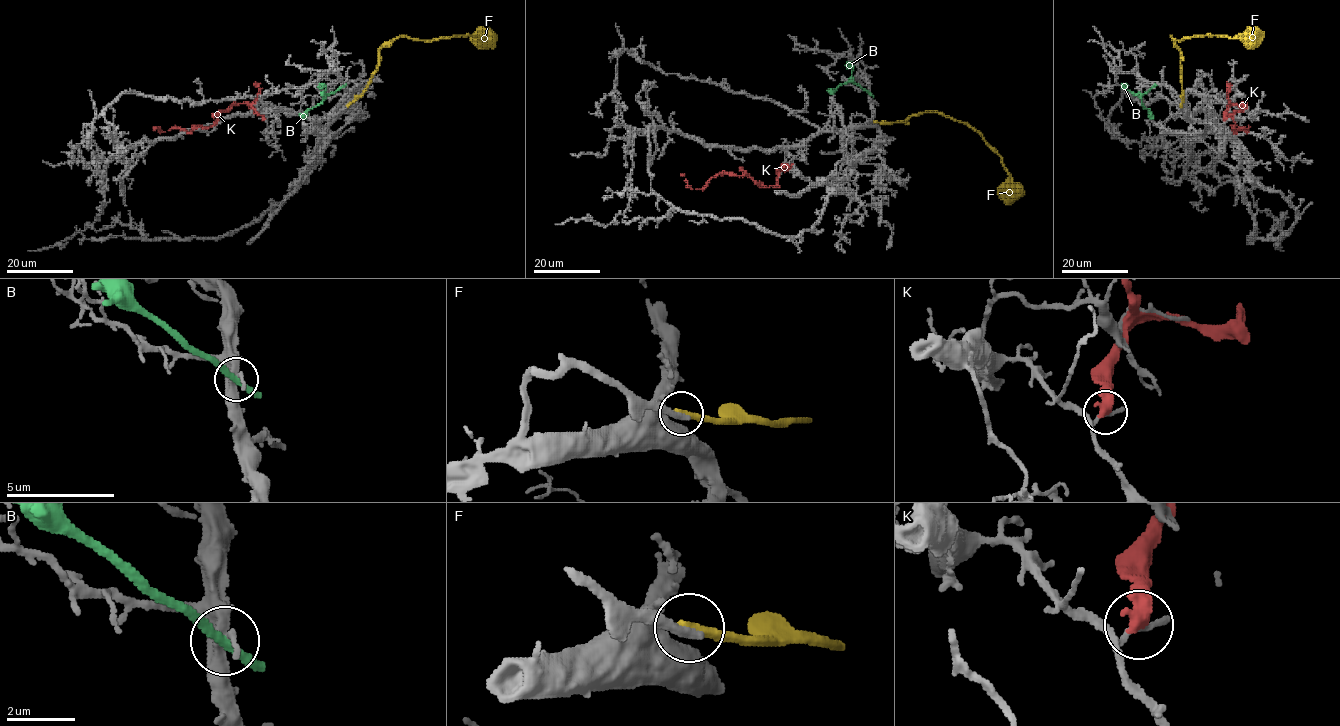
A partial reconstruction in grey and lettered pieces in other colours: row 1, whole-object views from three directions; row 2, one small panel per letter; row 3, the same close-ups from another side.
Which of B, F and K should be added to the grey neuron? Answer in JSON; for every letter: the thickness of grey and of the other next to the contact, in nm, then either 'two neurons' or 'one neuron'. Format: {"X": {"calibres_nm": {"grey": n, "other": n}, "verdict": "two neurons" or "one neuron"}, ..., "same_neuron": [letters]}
{"B": {"calibres_nm": {"grey": 160, "other": 240}, "verdict": "two neurons"}, "F": {"calibres_nm": {"grey": 300, "other": 360}, "verdict": "two neurons"}, "K": {"calibres_nm": {"grey": 120, "other": 500}, "verdict": "two neurons"}, "same_neuron": []}

